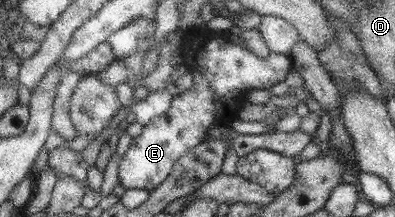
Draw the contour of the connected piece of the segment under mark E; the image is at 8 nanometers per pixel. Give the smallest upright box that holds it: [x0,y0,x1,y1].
[118,36,293,191]

